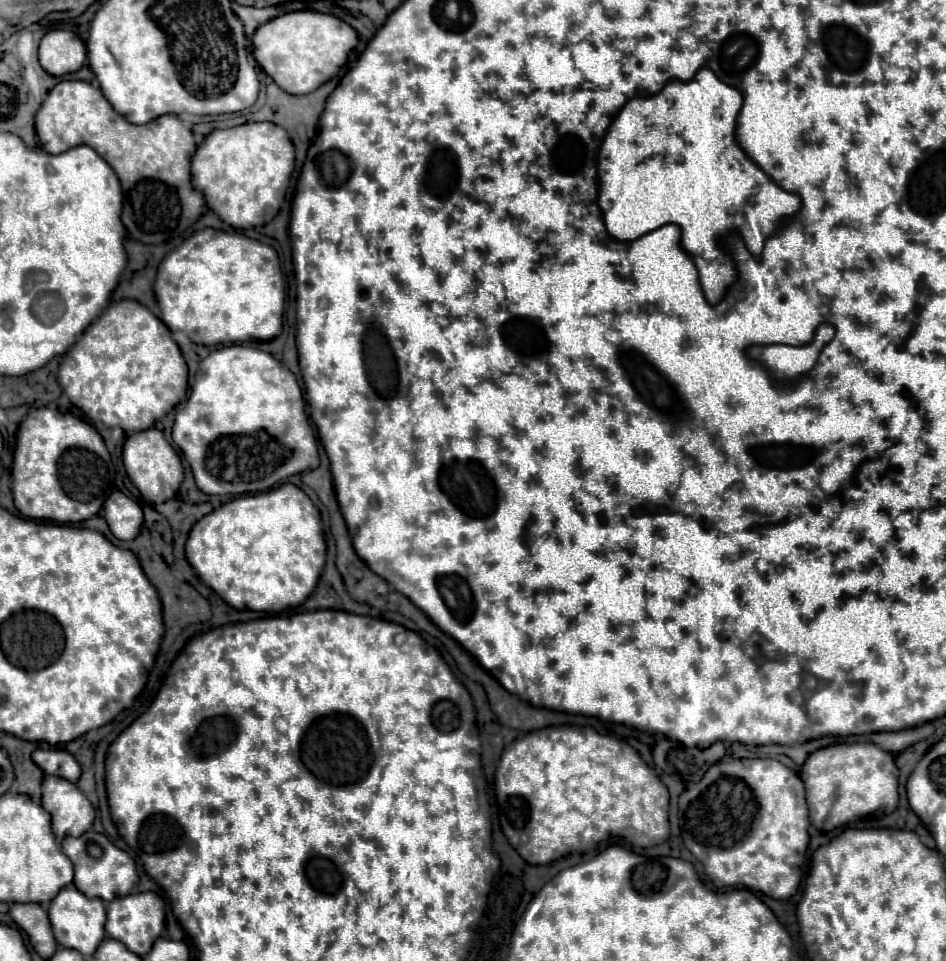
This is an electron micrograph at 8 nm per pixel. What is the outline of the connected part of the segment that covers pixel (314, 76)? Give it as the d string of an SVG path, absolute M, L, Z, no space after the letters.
M294 11L270 19L254 33L254 57L274 83L292 95L306 95L330 81L346 63L350 51L358 43L356 31L326 13Z

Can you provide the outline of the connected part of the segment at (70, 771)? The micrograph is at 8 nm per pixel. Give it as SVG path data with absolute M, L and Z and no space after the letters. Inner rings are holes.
M36 749L32 753L34 763L46 773L46 775L58 775L64 779L70 779L70 783L76 783L80 779L80 765L74 759L72 753L64 749Z

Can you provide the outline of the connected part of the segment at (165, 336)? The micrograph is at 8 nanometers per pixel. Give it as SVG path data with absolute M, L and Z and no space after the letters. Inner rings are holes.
M128 299L114 301L86 330L62 356L58 377L66 397L94 423L100 421L106 427L120 427L126 433L144 431L184 399L188 389L188 365L180 353L180 347L170 337L170 329L142 303Z

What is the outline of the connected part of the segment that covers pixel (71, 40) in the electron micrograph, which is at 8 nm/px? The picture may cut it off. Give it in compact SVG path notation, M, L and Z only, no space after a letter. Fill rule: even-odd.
M64 29L48 31L40 41L40 65L50 75L66 75L78 71L86 61L84 41Z

